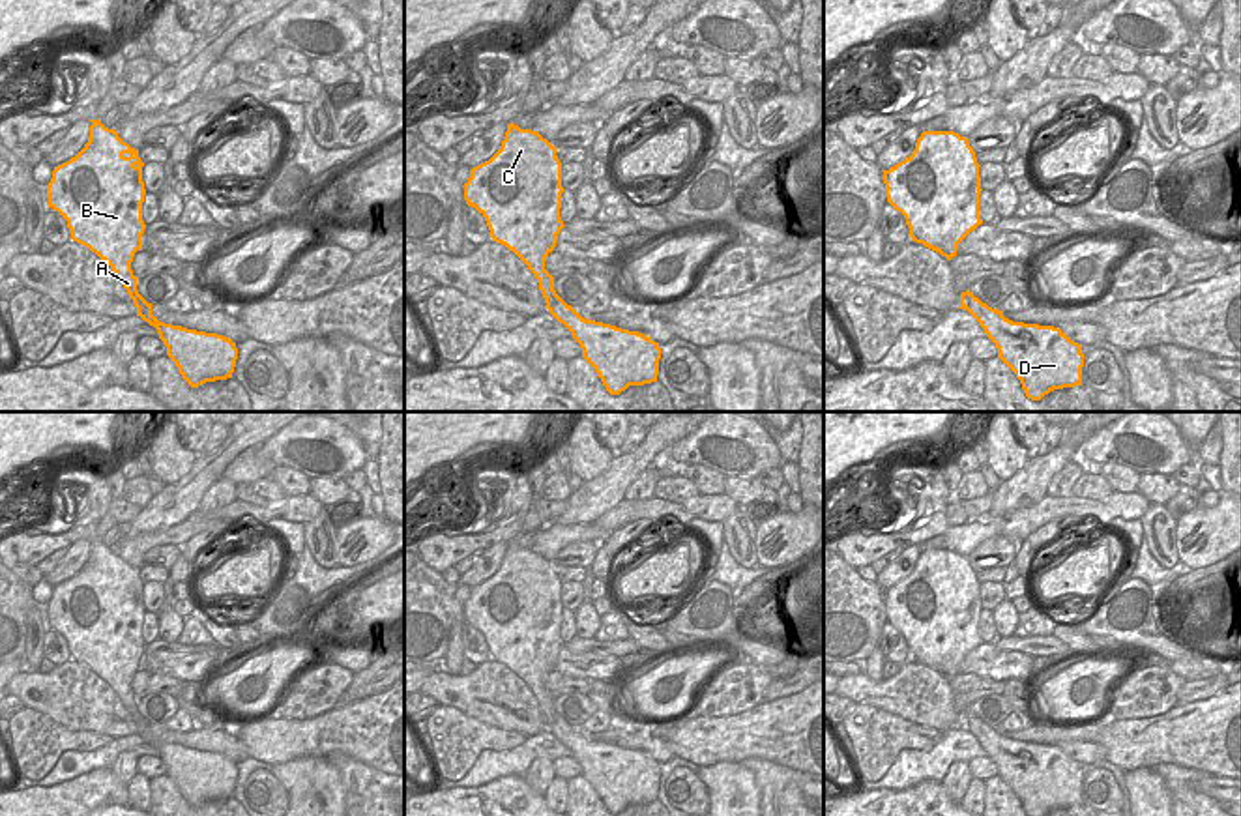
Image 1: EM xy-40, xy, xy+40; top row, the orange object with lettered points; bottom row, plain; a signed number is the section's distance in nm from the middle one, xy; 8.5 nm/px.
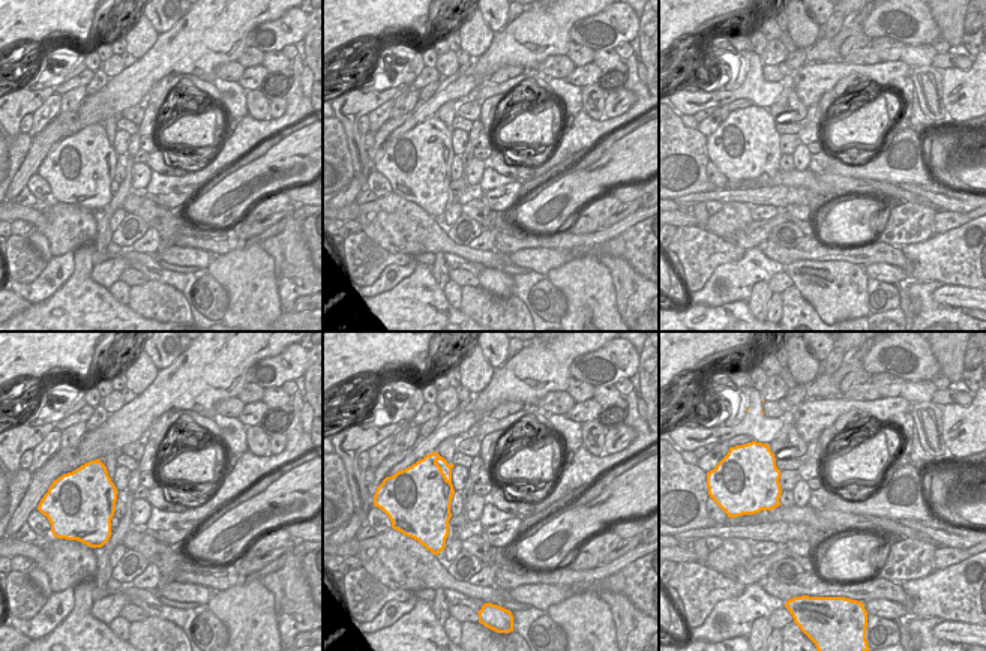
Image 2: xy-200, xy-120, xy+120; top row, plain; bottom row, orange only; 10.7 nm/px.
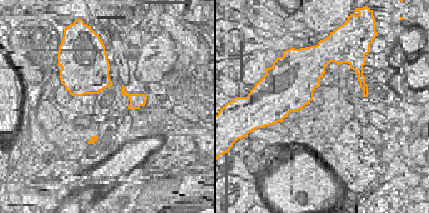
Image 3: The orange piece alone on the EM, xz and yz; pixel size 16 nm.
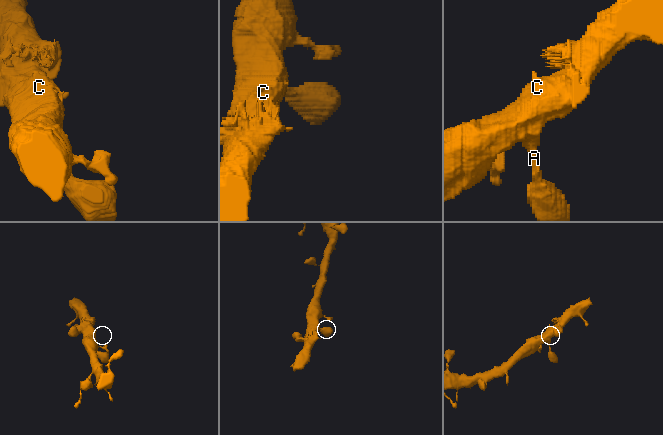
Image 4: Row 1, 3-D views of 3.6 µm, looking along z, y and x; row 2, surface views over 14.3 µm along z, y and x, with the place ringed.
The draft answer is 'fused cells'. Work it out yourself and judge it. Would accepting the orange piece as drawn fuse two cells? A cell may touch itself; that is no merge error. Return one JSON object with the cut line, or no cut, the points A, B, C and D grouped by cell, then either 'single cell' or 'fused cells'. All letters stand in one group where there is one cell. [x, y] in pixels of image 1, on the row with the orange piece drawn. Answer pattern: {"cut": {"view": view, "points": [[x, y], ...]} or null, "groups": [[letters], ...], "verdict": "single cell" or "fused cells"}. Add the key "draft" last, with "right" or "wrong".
{"cut": null, "groups": [["A", "B", "C", "D"]], "verdict": "single cell", "draft": "wrong"}

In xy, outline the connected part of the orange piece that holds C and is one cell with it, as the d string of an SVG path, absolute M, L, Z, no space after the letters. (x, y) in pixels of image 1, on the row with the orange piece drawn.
M507 124L500 150L470 170L464 200L487 221L490 238L513 251L533 273L548 313L563 324L582 348L582 357L593 367L610 395L620 395L629 386L657 382L661 348L650 337L610 324L586 320L554 290L554 277L545 270L545 258L554 251L558 234L565 226L562 208L562 163L556 148L537 131Z

